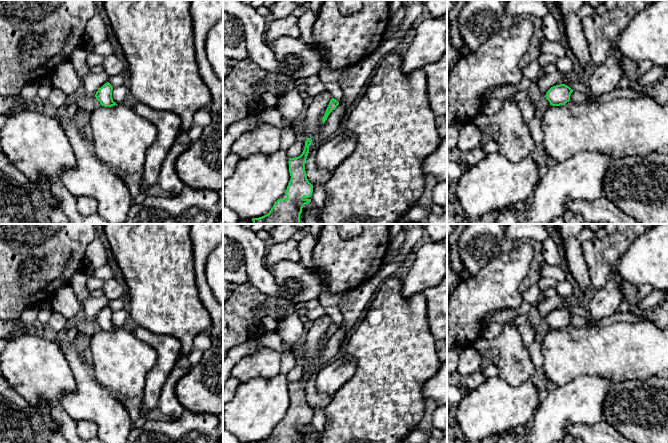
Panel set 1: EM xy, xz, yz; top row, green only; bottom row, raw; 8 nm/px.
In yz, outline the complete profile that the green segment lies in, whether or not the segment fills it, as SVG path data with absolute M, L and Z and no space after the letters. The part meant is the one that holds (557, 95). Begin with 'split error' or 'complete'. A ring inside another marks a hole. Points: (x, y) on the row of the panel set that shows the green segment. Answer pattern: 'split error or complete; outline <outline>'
complete; outline M560 84L551 87L545 97L549 101L550 105L552 106L560 106L565 105L567 102L570 101L570 95L573 92L573 90L565 85Z

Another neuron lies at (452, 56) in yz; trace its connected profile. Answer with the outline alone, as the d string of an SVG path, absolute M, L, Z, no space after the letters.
M450 39L447 40L447 76L451 68L454 67L455 63L458 61L460 58L460 54L458 54Z

